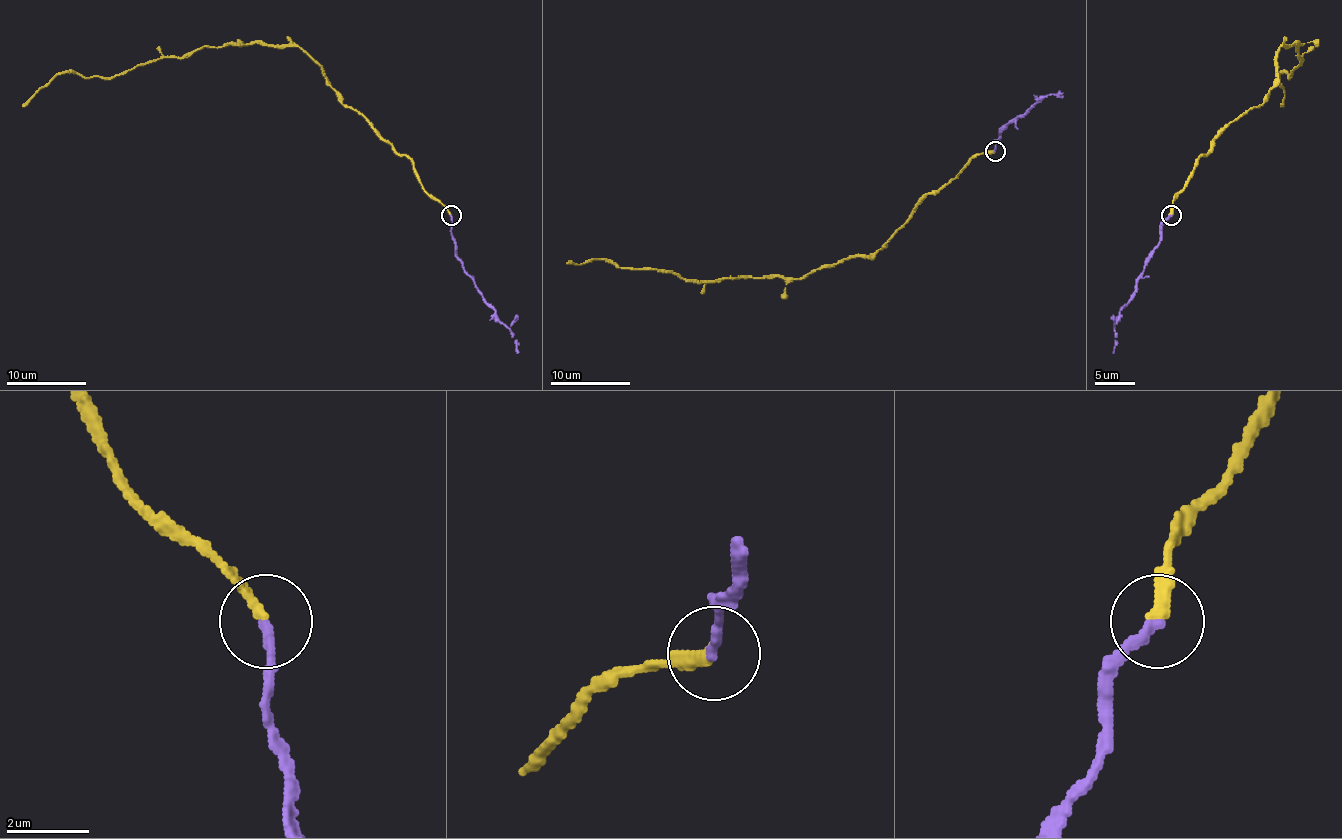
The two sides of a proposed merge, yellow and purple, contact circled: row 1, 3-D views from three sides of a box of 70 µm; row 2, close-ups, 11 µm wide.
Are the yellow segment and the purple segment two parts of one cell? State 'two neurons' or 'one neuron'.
one neuron

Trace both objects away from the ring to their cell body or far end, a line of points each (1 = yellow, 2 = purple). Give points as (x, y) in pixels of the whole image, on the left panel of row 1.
1: (450, 214), (422, 187), (414, 165), (336, 95), (298, 47), (201, 47), (113, 77), (55, 75), (23, 107)
2: (450, 214), (450, 234), (456, 256), (478, 292), (516, 342), (518, 352)

